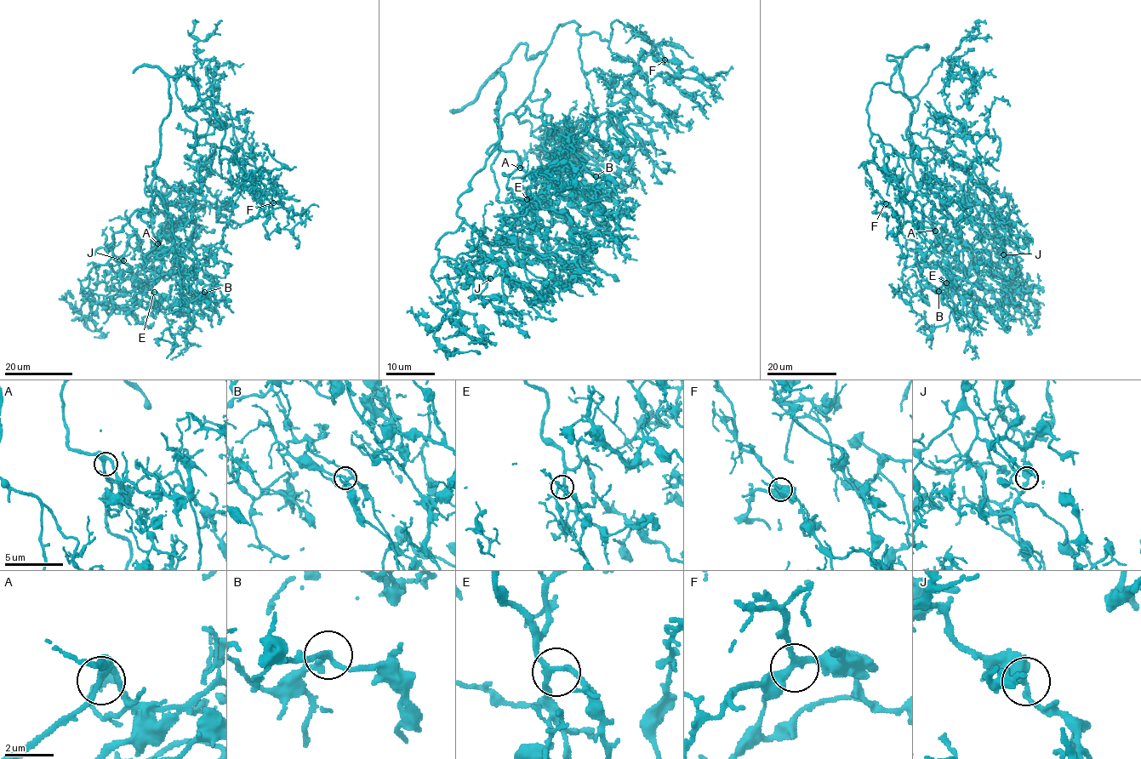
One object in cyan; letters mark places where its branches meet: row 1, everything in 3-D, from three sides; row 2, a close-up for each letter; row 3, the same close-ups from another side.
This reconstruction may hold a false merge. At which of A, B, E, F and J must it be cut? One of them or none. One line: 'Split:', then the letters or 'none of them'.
Split: none of them

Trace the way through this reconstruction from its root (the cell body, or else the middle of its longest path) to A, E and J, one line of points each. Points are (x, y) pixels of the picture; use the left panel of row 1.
A: (168, 112), (160, 125), (160, 157), (151, 182), (152, 204), (139, 215), (148, 225), (147, 234), (157, 243)
E: (168, 112), (160, 125), (152, 204), (139, 215), (157, 242), (144, 268), (154, 292)
J: (168, 112), (160, 125), (151, 208), (137, 208), (112, 235), (111, 254), (131, 271), (123, 260)

